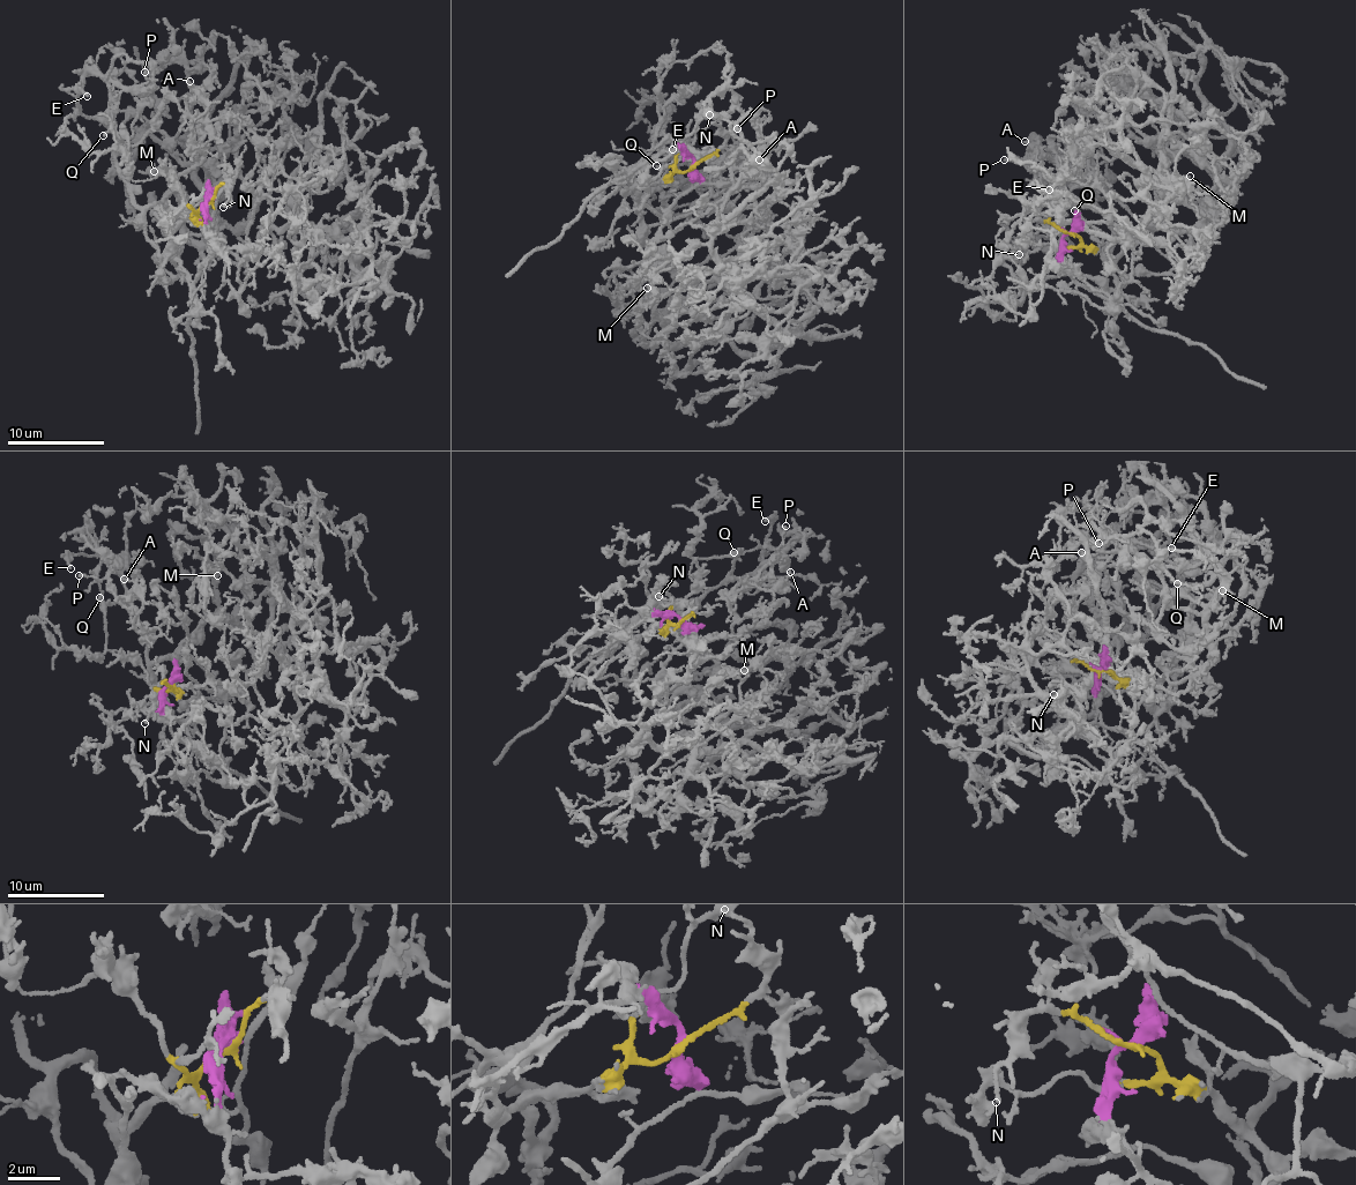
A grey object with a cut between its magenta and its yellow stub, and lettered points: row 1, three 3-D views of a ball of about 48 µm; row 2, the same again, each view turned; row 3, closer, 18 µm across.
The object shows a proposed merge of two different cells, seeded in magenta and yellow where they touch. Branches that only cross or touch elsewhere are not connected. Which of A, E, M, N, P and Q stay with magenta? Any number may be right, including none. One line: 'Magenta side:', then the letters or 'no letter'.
Magenta side: no letter

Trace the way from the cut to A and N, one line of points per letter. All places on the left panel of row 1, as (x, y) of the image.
A: (207, 202), (196, 216), (170, 228), (163, 220), (162, 201), (195, 159), (186, 101), (196, 90), (190, 81)
N: (207, 202), (214, 200), (217, 188), (226, 181), (229, 196), (224, 207)

